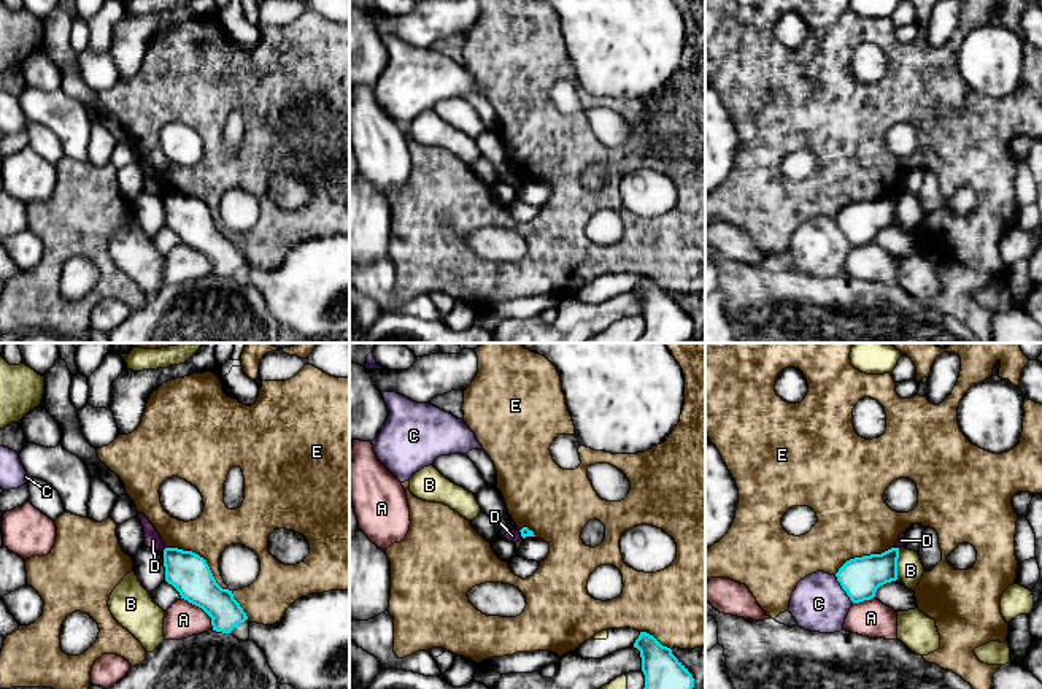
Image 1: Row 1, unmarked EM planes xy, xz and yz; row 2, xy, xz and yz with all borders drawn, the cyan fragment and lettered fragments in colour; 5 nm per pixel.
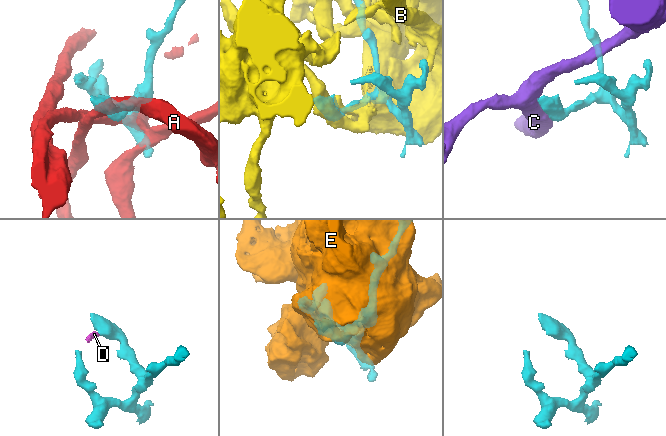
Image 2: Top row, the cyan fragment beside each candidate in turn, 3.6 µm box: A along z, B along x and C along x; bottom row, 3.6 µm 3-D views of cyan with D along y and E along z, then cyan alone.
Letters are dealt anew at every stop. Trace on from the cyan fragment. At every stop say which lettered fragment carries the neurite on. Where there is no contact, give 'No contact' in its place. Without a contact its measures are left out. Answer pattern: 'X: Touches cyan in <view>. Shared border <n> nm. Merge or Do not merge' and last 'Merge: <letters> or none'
A: Touches cyan in xy. Shared border 240 nm. Do not merge
B: Touches cyan in yz. Shared border 140 nm. Do not merge
C: Touches cyan in yz. Shared border 170 nm. Do not merge
D: Touches cyan in xz. Shared border 50 nm. Do not merge
E: Touches cyan in xy. Shared border 380 nm. Do not merge
Merge: none

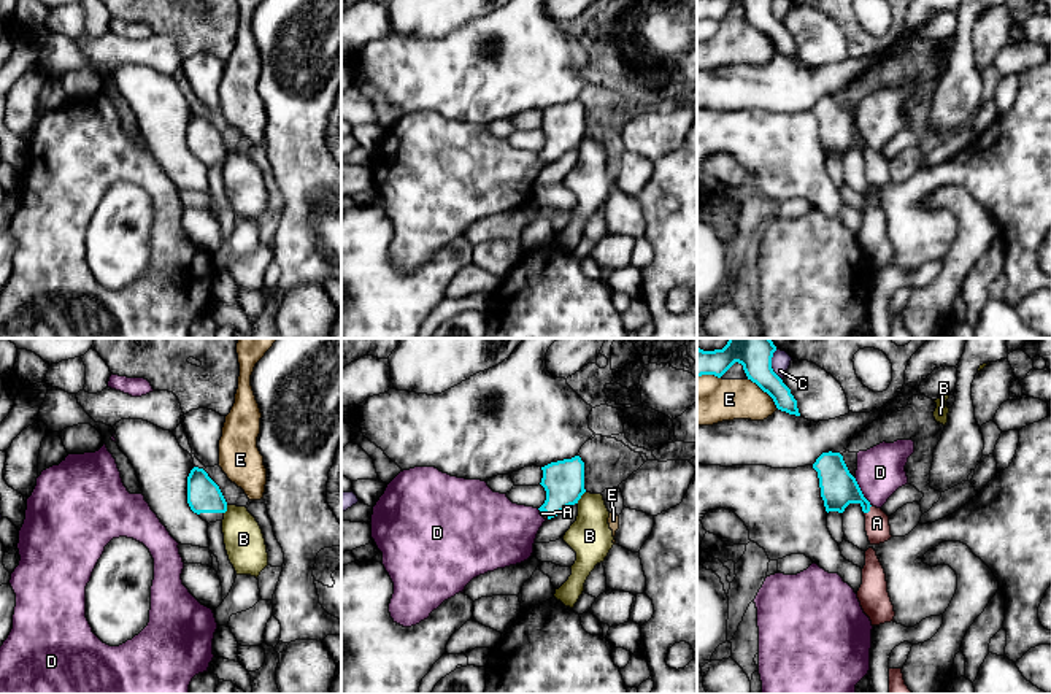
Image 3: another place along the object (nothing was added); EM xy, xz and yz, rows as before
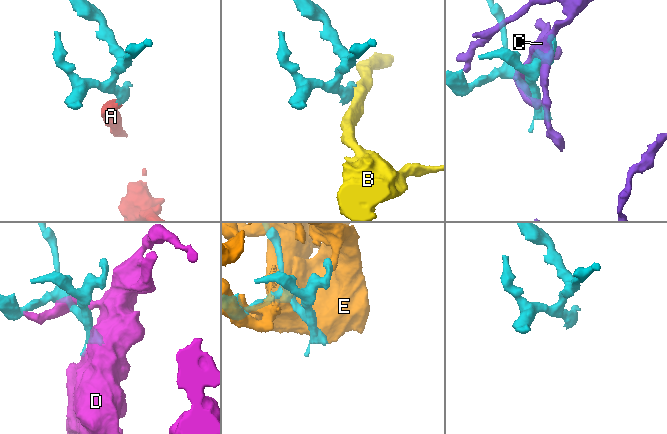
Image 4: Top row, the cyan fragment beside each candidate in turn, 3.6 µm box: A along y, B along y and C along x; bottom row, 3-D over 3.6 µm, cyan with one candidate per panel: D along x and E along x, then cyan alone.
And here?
A: Touches cyan in yz. Shared border 60 nm. Merge
B: Touches cyan in xz. Shared border 80 nm. Do not merge
C: Touches cyan in yz. Shared border 140 nm. Do not merge
D: Touches cyan in yz. Shared border 170 nm. Do not merge
E: Touches cyan in yz. Shared border 220 nm. Do not merge
Merge: A

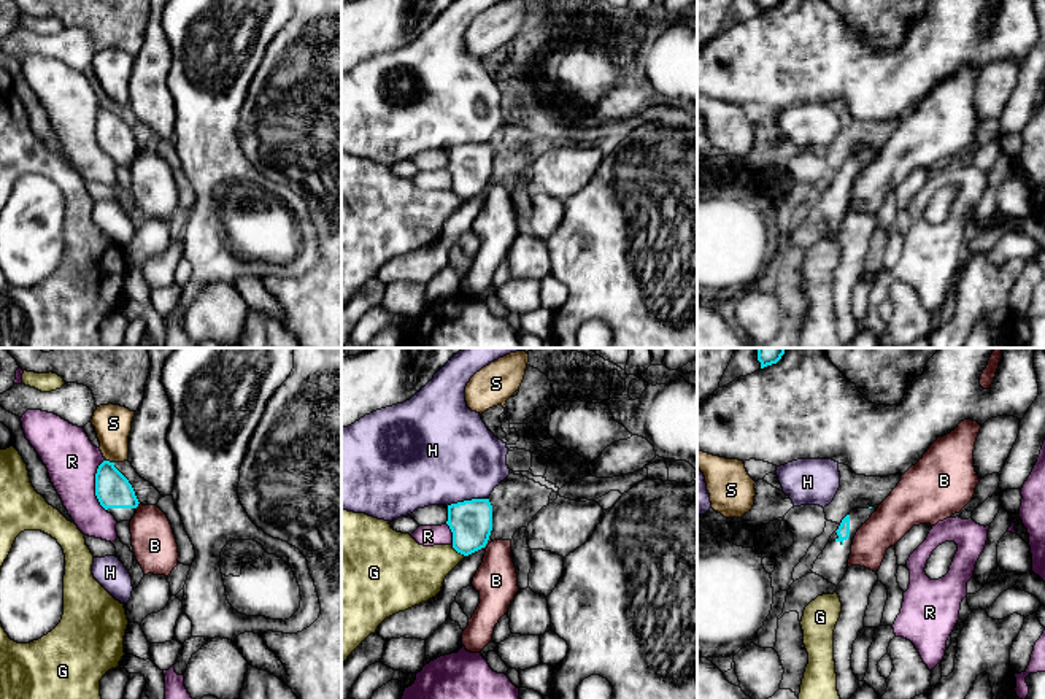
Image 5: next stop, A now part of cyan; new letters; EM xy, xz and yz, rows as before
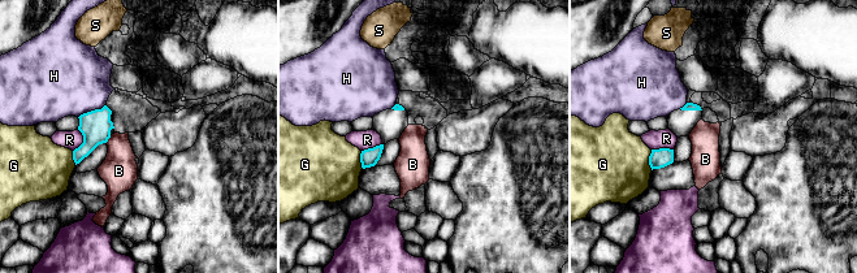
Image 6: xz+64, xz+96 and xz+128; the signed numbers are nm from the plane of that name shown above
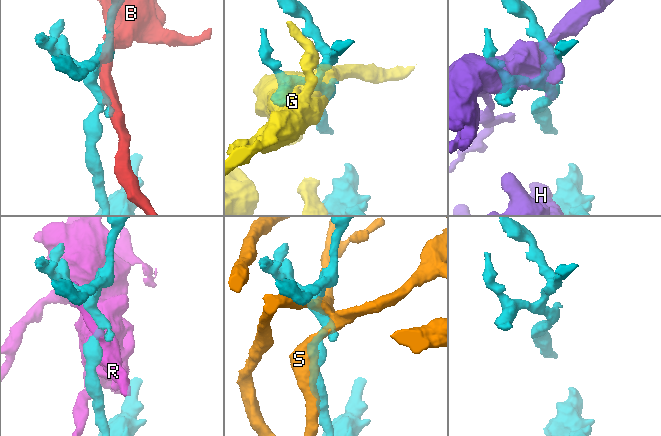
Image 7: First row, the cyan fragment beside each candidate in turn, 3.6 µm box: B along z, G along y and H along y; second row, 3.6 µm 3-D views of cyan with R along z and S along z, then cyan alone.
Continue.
B: Touches cyan in xy. Shared border 40 nm. Do not merge
G: Touches cyan in xz. Shared border 90 nm. Do not merge
H: Touches cyan in xz. Shared border 220 nm. Do not merge
R: Touches cyan in xy. Shared border 260 nm. Do not merge
S: Touches cyan in xy. Shared border 40 nm. Do not merge
Merge: none

